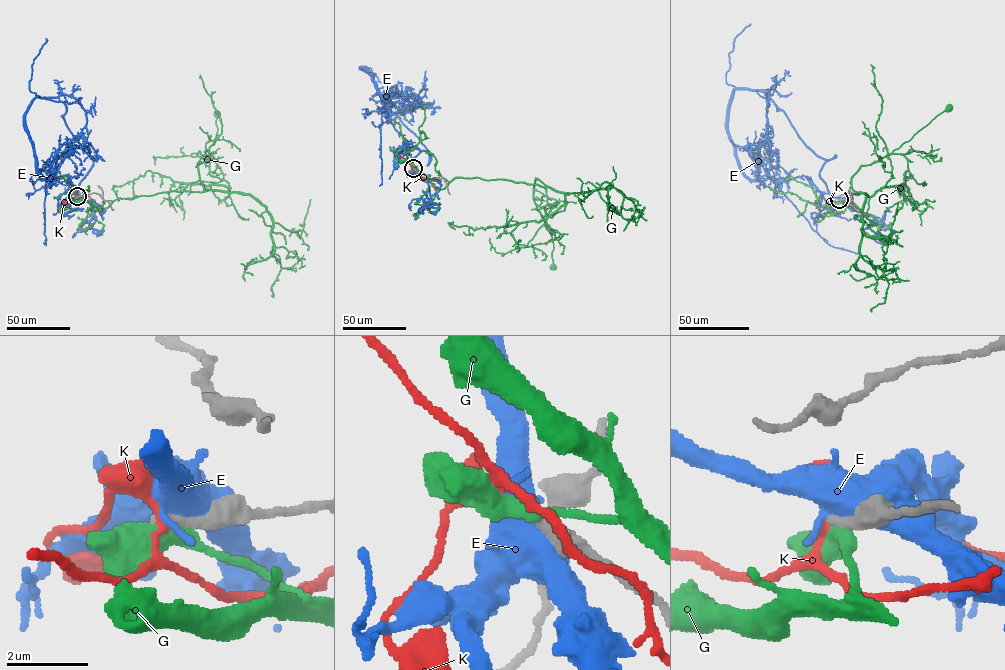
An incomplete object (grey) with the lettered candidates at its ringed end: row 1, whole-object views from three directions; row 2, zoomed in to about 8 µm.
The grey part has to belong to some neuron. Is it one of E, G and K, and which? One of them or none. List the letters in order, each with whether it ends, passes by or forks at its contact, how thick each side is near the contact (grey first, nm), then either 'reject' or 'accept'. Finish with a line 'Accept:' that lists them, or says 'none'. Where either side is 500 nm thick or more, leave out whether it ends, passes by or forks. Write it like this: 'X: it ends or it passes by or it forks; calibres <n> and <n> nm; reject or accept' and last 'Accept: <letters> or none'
E: calibres 400 and 800 nm; reject
G: it passes by; calibres 280 and 440 nm; reject
K: it passes by; calibres 240 and 220 nm; reject
Accept: none

